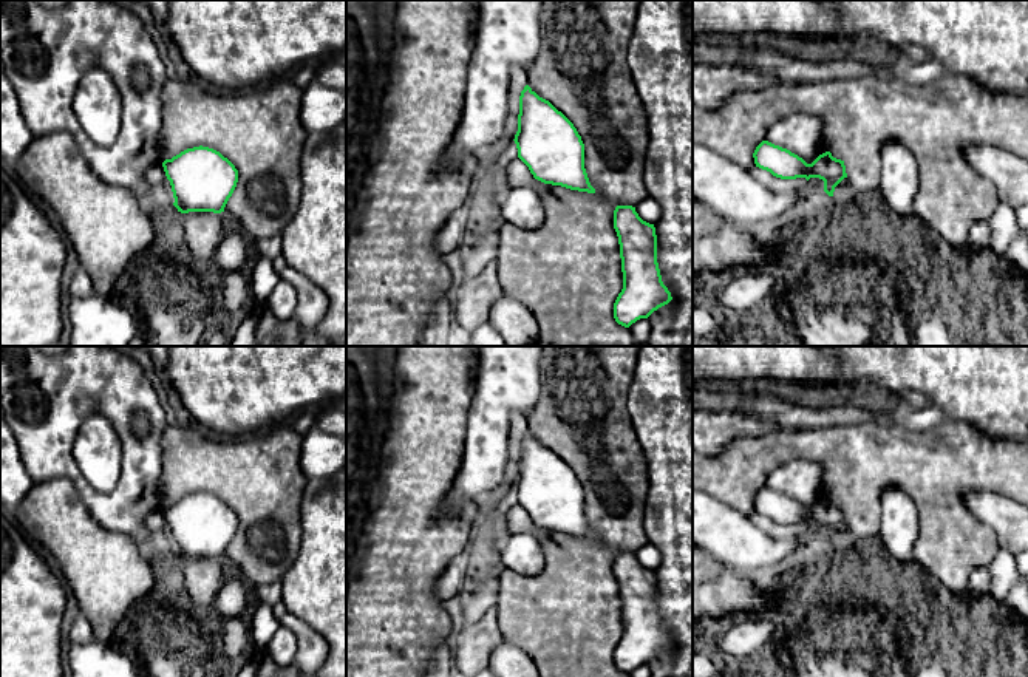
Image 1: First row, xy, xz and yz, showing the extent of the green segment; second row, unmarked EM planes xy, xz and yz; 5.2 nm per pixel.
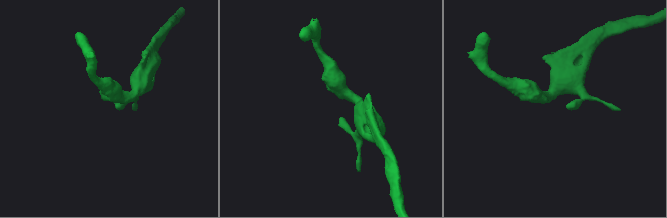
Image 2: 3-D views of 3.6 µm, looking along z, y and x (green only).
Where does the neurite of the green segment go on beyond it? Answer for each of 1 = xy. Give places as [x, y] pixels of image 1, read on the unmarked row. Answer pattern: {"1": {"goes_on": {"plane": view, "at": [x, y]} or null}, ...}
{"1": {"goes_on": null}}

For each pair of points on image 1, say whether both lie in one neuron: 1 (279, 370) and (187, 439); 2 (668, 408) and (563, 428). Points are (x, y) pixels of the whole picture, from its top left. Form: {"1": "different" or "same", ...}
{"1": "different", "2": "different"}

